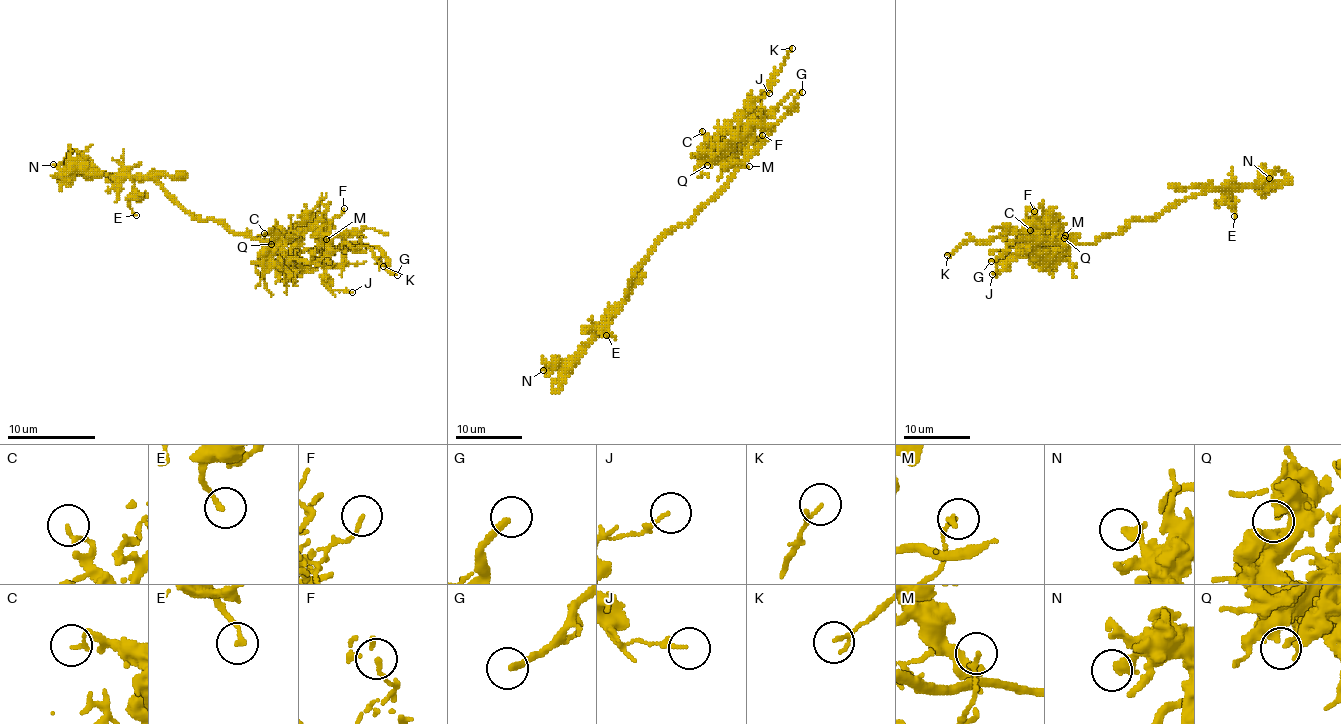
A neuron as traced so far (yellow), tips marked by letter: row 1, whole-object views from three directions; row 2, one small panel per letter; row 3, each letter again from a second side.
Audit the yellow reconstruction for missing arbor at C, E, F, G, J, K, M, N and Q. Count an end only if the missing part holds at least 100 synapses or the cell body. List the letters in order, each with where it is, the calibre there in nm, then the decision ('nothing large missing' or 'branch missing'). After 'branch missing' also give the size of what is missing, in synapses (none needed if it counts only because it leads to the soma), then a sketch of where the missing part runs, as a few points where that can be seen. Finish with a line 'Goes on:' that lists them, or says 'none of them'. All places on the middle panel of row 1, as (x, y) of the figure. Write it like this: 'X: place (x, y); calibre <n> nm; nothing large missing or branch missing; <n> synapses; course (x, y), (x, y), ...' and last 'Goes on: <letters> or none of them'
C: place (702, 131); calibre 140 nm; nothing large missing
E: place (606, 335); calibre 180 nm; nothing large missing
F: place (762, 135); calibre 130 nm; nothing large missing
G: place (802, 92); calibre 240 nm; branch missing
J: place (769, 93); calibre 120 nm; nothing large missing
K: place (792, 48); calibre 90 nm; nothing large missing
M: place (749, 166); calibre 140 nm; nothing large missing
N: place (543, 370); calibre 400 nm; nothing large missing
Q: place (707, 165); calibre 180 nm; nothing large missing
Goes on: G

